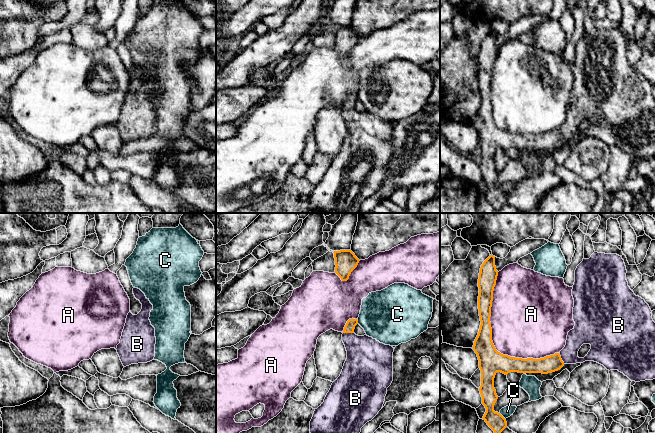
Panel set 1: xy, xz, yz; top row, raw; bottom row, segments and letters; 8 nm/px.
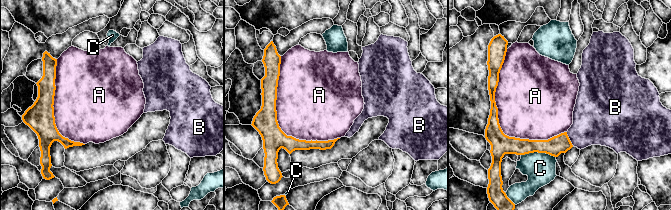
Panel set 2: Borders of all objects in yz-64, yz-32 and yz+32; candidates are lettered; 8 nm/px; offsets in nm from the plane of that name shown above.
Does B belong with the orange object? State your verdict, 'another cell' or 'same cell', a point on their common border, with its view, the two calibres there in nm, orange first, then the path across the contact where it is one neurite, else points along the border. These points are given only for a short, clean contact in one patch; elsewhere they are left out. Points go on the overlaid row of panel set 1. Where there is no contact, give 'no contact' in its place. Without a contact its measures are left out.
same cell | xz (348, 332) | 80/320 nm | across xz (351, 323), (348, 332), (348, 337), (366, 357)

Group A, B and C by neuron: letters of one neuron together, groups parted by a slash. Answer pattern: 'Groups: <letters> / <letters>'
Groups: A / B / C

